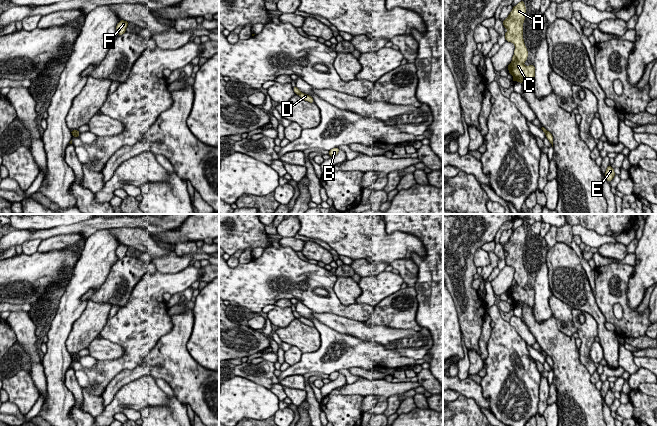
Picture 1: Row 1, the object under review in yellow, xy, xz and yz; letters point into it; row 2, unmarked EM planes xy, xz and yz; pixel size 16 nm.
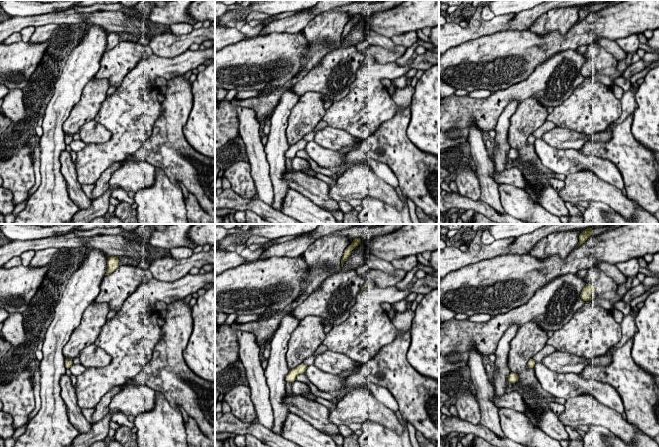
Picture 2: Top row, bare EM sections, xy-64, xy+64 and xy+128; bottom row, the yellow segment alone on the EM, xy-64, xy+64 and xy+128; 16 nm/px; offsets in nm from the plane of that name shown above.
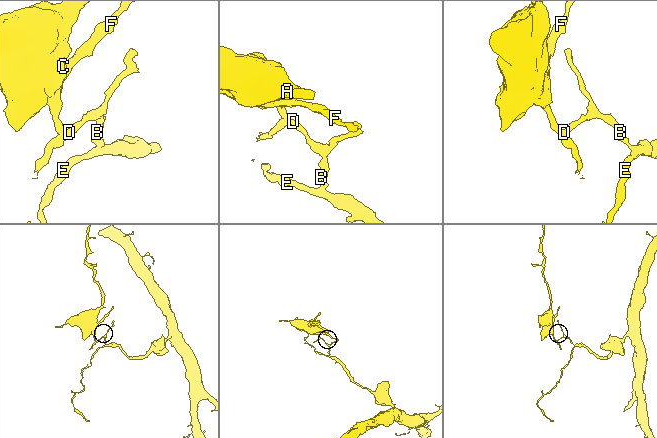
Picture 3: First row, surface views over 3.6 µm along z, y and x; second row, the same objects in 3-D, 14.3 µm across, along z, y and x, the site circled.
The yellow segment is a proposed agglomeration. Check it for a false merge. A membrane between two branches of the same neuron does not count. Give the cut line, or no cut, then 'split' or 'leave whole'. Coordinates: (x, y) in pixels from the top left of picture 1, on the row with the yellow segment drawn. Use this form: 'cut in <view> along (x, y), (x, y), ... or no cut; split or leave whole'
cut in xy along (77, 130), (73, 135); split

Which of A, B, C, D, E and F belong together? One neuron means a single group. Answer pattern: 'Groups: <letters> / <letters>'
Groups: A C F / B D E

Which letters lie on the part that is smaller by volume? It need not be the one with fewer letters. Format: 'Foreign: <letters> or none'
Foreign: A, C, F

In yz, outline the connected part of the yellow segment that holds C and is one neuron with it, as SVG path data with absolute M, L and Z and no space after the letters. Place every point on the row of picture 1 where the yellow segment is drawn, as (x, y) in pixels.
M523 0L514 6L508 17L502 21L504 28L508 29L504 34L506 41L512 42L515 45L514 55L507 69L509 70L509 74L513 75L512 81L518 81L522 84L523 81L526 80L533 84L535 67L534 65L524 65L528 57L528 51L523 39L523 23L525 16L526 7Z

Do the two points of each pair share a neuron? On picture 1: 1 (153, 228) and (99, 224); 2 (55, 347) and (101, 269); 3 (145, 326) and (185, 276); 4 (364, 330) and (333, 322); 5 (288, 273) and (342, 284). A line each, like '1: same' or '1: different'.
1: same
2: same
3: same
4: same
5: different

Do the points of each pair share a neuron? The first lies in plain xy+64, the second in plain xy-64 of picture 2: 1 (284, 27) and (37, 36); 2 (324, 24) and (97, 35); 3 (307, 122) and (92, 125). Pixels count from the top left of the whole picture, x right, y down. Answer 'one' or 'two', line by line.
1: one
2: one
3: two

